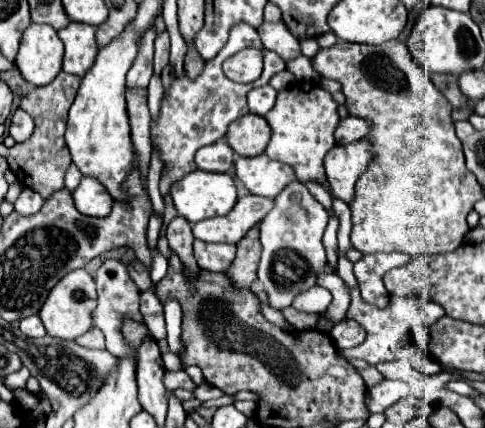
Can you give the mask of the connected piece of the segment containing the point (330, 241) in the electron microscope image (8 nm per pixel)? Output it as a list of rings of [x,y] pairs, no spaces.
[[[331,211],[329,212],[329,221],[323,235],[323,244],[326,249],[328,262],[333,266],[333,271],[337,271],[337,232],[339,228],[339,219]]]

